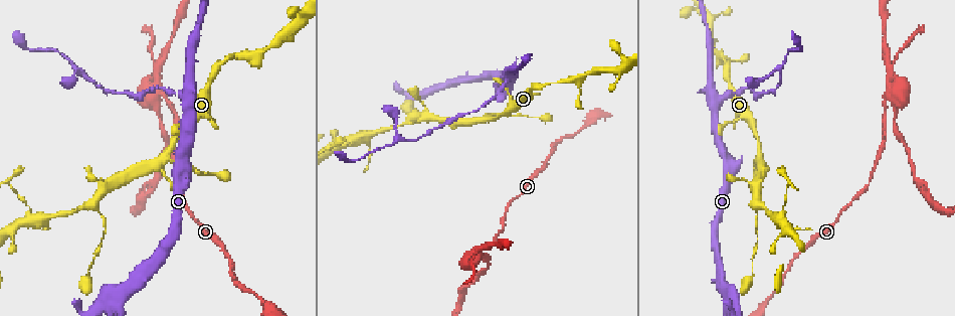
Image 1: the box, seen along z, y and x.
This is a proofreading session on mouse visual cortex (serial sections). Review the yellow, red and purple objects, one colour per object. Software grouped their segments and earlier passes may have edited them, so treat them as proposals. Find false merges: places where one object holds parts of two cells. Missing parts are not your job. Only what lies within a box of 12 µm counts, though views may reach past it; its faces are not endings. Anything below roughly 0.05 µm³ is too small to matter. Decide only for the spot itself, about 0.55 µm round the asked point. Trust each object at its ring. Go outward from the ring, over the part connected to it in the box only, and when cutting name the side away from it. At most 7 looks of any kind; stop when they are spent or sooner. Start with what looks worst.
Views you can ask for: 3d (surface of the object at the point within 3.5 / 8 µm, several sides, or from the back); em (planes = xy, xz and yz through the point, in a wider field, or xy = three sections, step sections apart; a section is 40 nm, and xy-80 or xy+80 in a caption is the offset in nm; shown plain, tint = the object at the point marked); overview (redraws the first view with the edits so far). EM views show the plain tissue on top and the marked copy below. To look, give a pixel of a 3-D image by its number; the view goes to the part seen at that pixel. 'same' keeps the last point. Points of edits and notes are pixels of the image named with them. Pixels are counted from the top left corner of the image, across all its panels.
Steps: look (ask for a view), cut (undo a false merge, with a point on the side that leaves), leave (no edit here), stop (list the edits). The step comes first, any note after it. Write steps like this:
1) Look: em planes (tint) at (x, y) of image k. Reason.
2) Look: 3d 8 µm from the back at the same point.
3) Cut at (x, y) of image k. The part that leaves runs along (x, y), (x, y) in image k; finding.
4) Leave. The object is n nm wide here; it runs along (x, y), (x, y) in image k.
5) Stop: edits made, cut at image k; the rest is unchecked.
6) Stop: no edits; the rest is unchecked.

Look: em xy step 1 (tint) at (175, 94) of image 1. Narrows sharply.

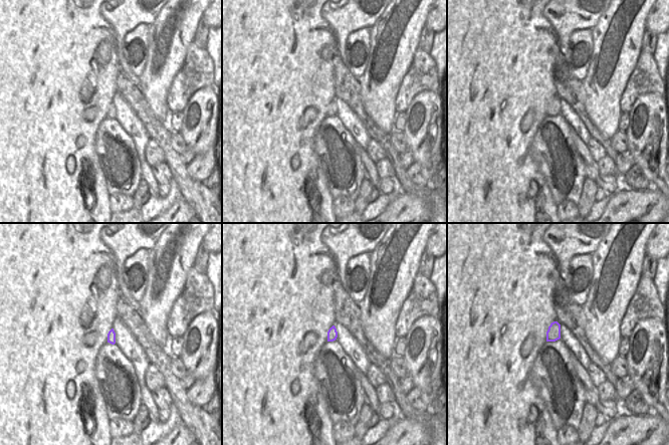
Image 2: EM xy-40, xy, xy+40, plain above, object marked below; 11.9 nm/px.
Look: 3d 3.5 µm at the same point.

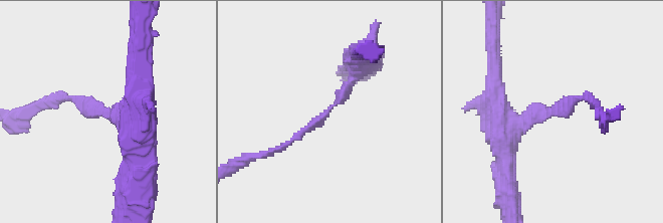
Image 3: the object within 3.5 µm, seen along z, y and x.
Leave. It runs along (358, 62), (340, 100), (277, 150) in image 3; all the same cell.

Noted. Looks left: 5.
Look: 3d 8 µm at (166, 152) of image 1. Sharp bend.

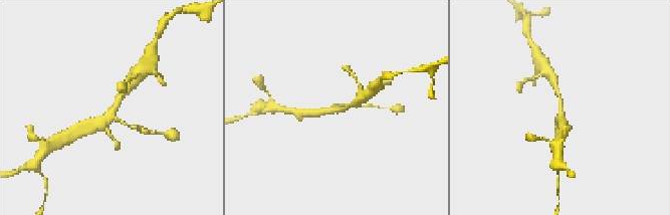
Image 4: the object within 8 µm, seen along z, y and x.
Look: em xy step 1 (tint) at (112, 112) of image 4. Now the EM.

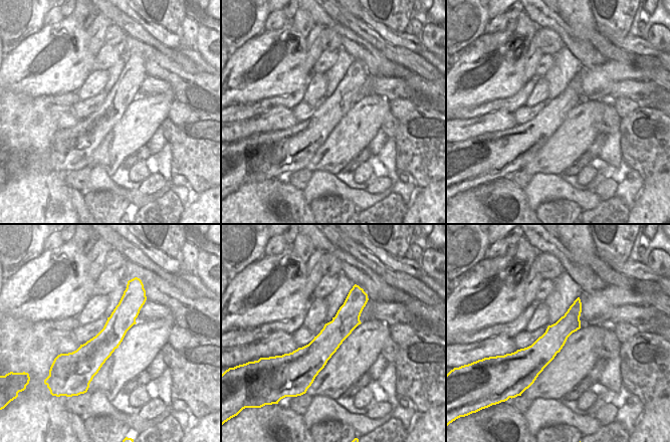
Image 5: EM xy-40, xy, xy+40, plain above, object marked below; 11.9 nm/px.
Leave. It runs along (128, 89), (106, 117), (85, 126) in image 4; all the same cell.

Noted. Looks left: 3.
Look: 3d 8 µm at (154, 100) of image 1. Four or more arms meet.

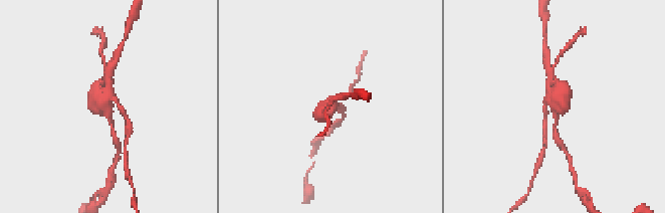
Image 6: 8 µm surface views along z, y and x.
Look: 3d 3.5 µm from the back at (557, 107) of image 6.

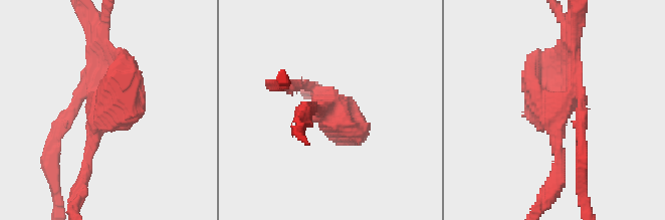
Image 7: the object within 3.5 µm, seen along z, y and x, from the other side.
Look: em xy step 5 (tint) at (97, 112) of image 7. 4 arms meet here; the arms are 150, 150, 200, 400 nm wide; now the EM.

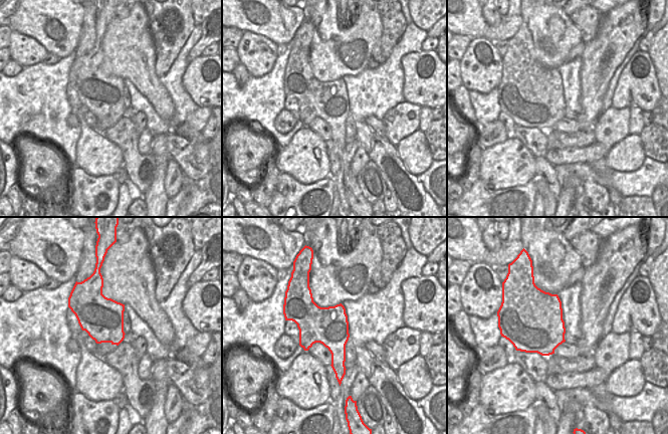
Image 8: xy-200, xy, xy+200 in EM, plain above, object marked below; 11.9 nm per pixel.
Cut at (94, 104) of image 7. The part that leaves runs along (89, 86), (112, 108), (127, 65) in image 7; two cells meet here.

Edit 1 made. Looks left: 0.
Stop: edits made, cut at image 7; the rest is unchecked.

